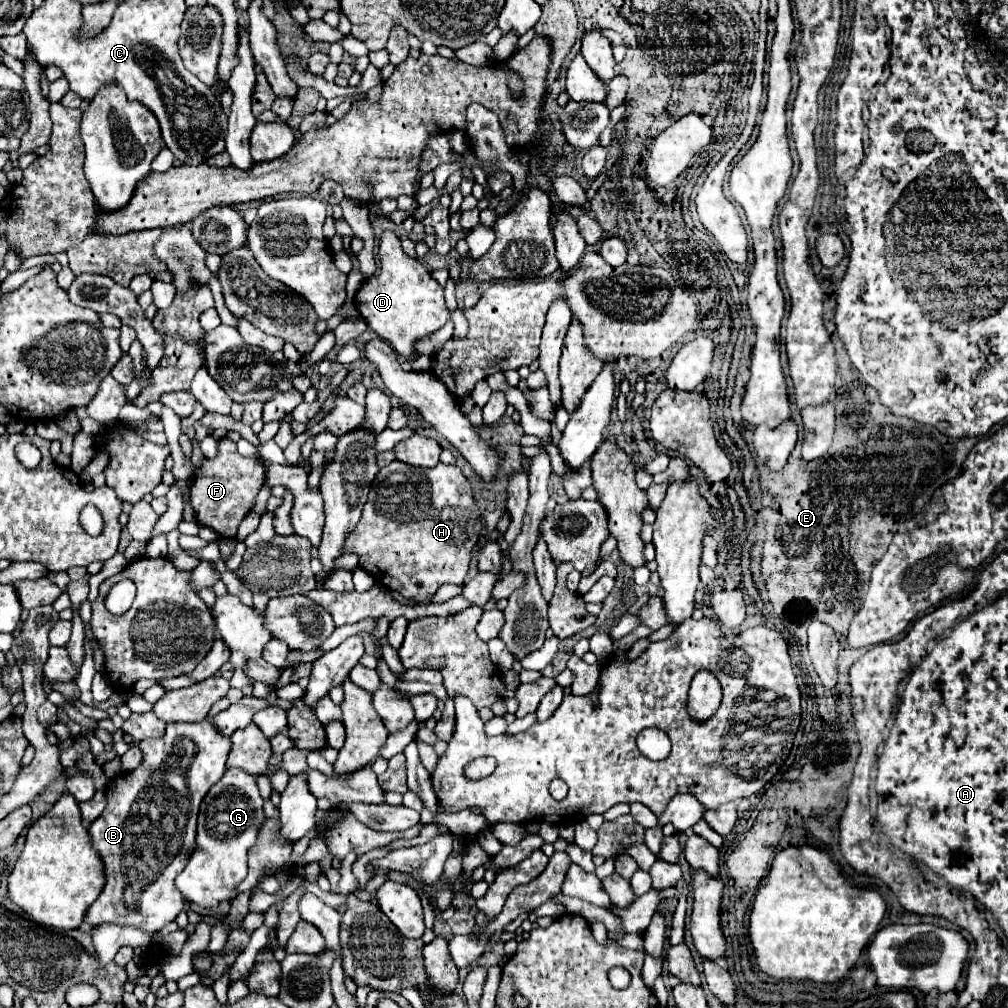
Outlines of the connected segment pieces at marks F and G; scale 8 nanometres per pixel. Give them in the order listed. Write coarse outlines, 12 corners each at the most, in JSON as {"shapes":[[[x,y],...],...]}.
{"shapes":[[[220,439],[202,463],[192,505],[204,525],[234,539],[266,483],[260,459]],[[230,767],[200,805],[176,889],[202,909],[238,895],[266,821],[256,777]]]}

